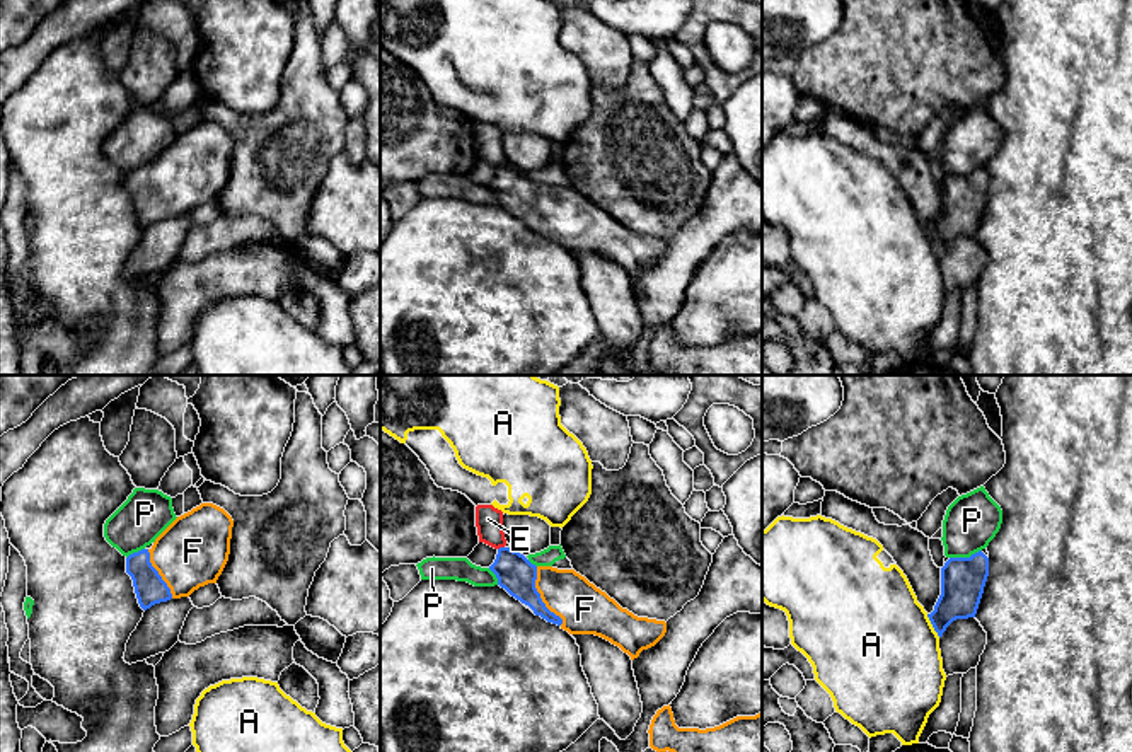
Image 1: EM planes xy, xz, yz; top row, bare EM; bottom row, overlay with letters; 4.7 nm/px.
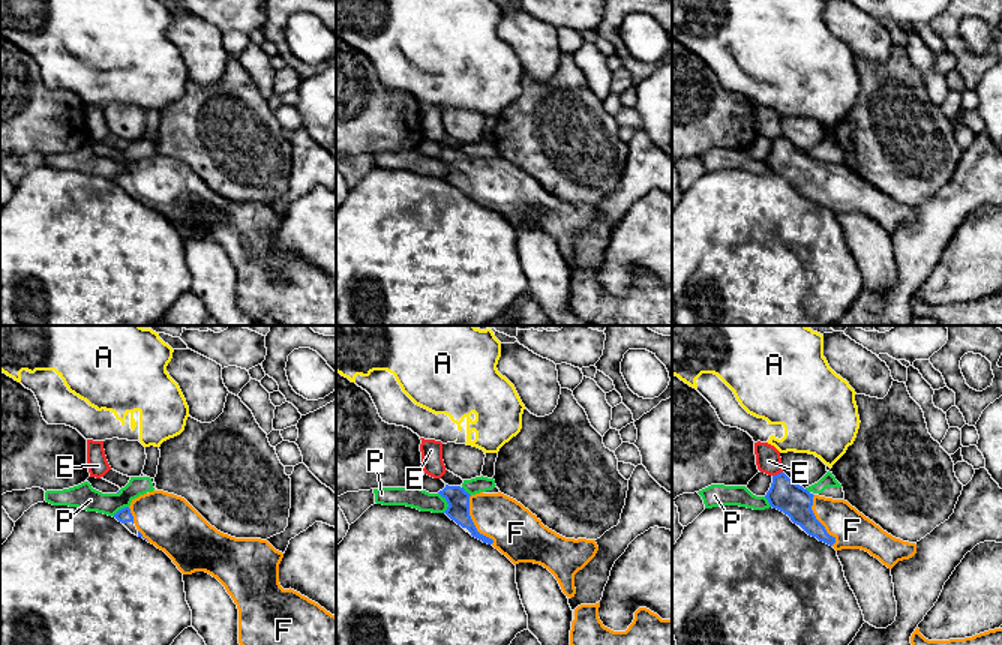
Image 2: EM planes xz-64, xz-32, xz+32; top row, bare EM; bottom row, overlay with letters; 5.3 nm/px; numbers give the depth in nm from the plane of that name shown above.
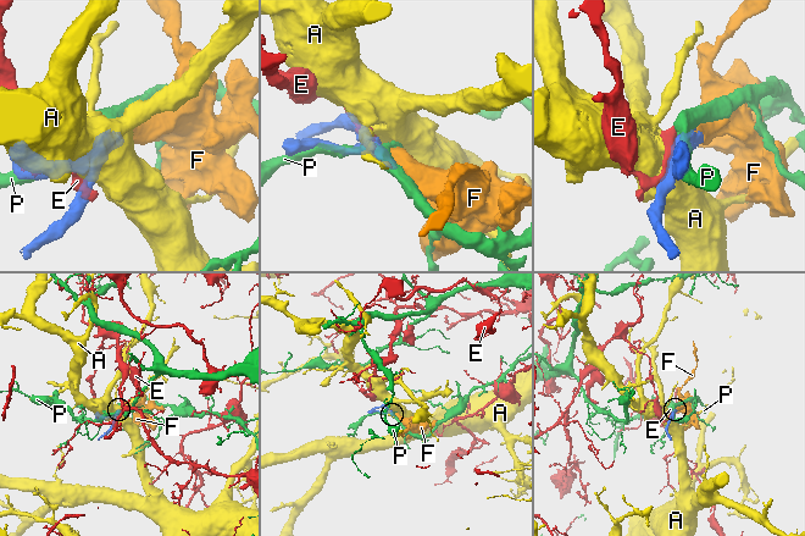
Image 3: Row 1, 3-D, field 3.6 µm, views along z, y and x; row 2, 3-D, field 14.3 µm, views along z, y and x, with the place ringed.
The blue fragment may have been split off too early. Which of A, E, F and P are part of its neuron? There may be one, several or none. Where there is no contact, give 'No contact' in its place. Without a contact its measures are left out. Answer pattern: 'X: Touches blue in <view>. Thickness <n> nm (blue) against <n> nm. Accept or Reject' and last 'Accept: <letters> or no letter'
A: Touches blue in yz. Thickness 200 nm (blue) against 500 nm. Reject
E: Touches blue in xz. Thickness 180 nm (blue) against 130 nm. Reject
F: Touches blue in xz. Thickness 180 nm (blue) against 240 nm. Accept
P: Touches blue in yz. Thickness 200 nm (blue) against 260 nm. Reject
Accept: F

